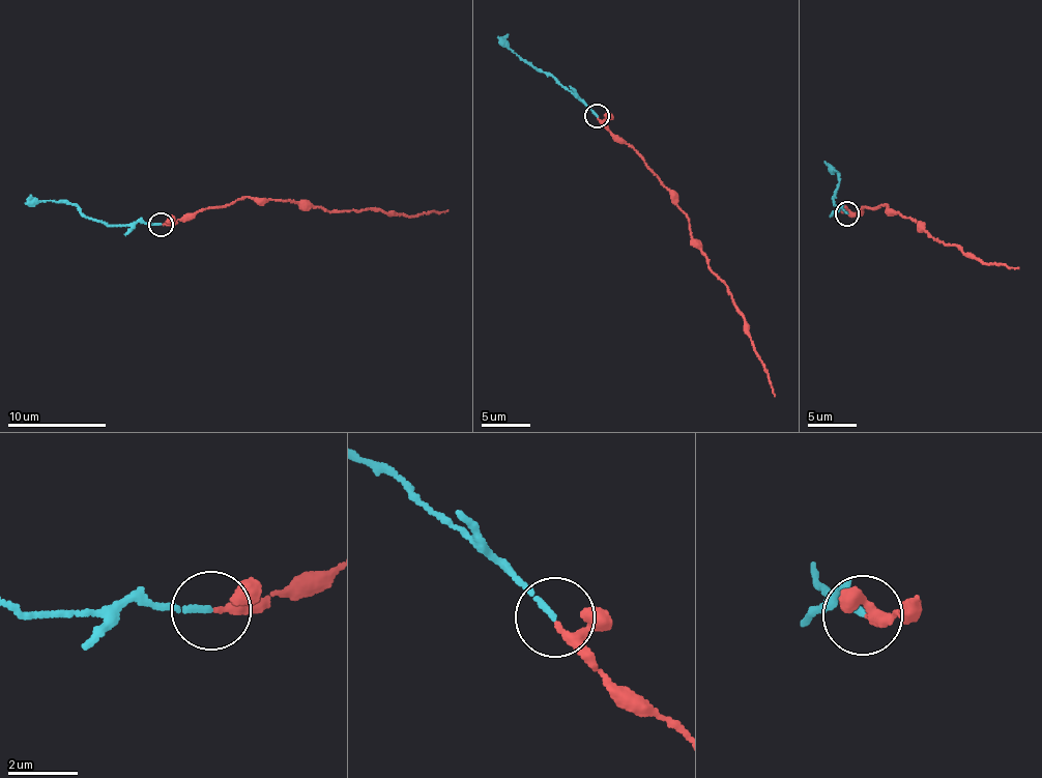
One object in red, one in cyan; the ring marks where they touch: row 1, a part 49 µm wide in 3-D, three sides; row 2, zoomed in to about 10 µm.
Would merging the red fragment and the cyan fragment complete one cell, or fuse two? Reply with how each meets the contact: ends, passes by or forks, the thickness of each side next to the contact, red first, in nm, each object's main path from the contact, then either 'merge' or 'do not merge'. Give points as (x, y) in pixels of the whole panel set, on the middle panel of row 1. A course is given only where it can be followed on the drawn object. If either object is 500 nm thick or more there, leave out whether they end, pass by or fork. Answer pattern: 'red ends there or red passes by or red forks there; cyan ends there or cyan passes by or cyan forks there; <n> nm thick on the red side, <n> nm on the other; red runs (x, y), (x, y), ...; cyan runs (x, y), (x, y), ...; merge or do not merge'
red passes by; cyan ends there; 200 nm thick on the red side, 160 nm on the other; red runs (598, 117), (637, 151), (688, 218), (690, 235), (740, 311), (744, 329), (775, 395); cyan runs (598, 115), (555, 81), (525, 63), (505, 41), (509, 33); merge

